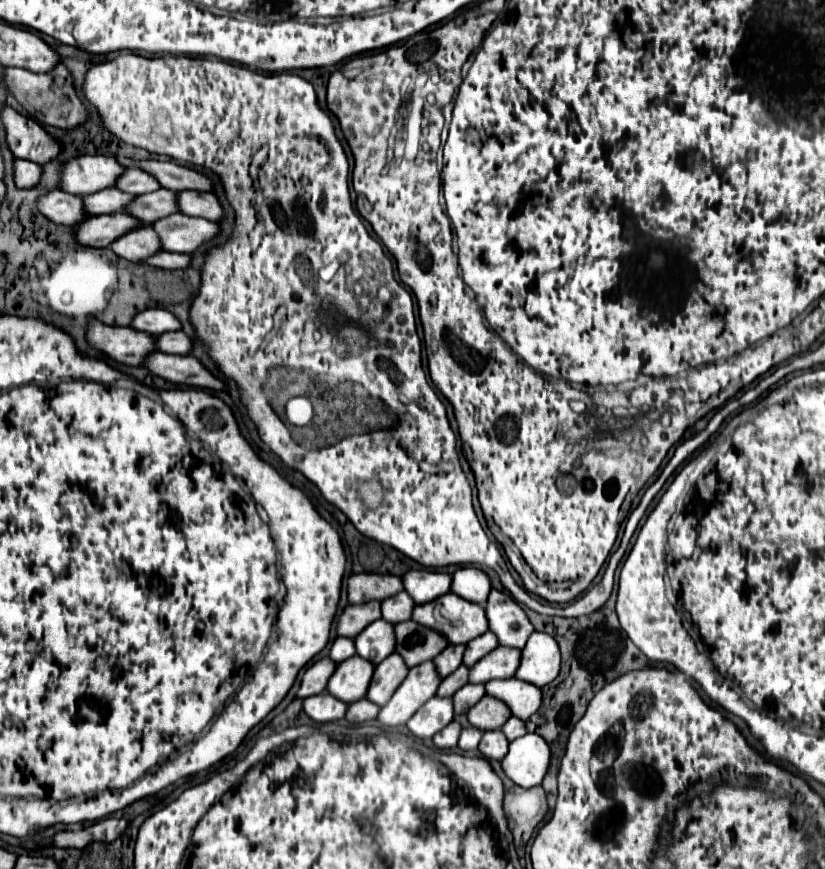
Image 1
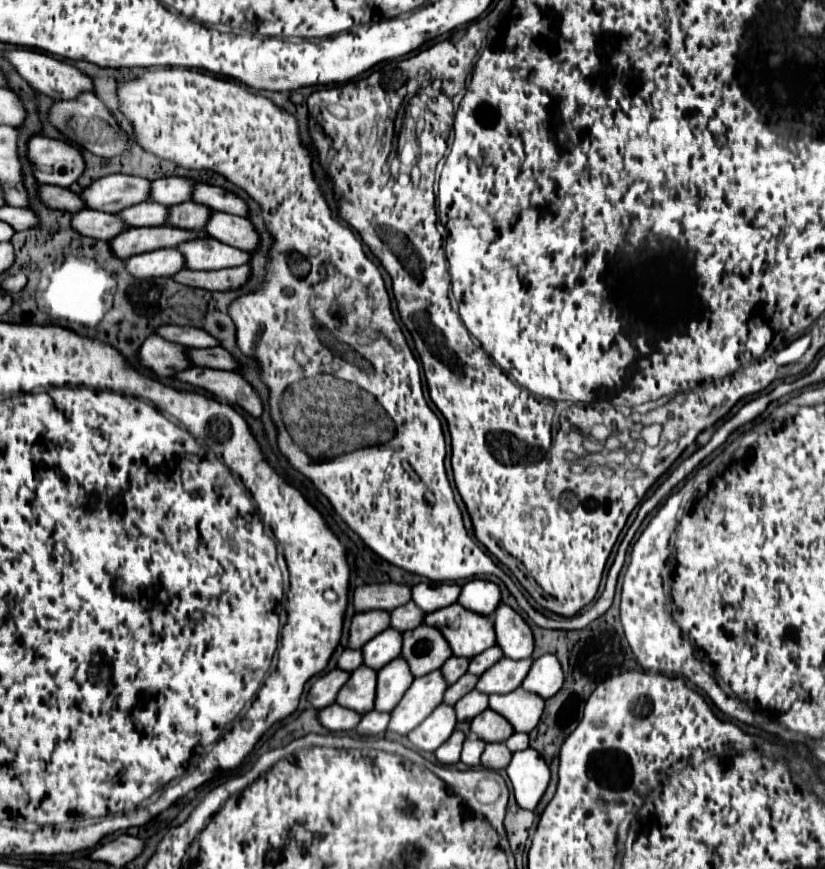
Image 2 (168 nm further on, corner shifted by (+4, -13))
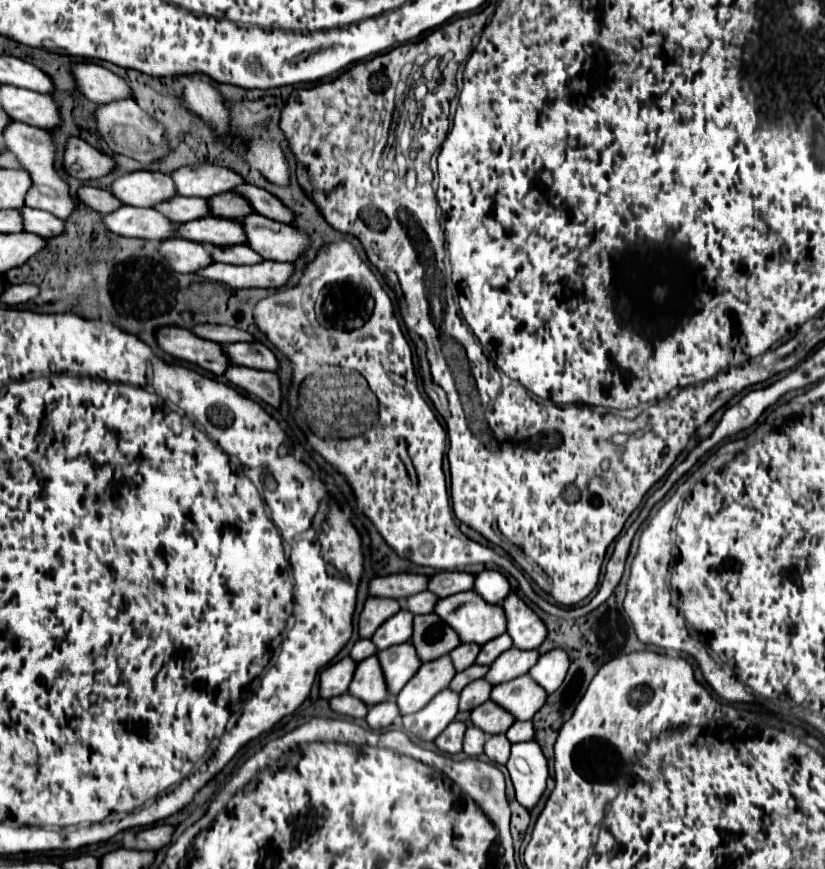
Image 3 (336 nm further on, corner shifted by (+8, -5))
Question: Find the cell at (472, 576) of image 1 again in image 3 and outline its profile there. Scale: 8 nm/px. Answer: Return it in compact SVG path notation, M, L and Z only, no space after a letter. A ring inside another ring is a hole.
M484 570L474 580L474 592L490 604L500 604L508 596L510 584L500 572Z

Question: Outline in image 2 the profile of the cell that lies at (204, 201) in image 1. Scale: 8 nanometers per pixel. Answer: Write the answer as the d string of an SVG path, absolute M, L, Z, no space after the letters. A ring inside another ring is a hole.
M214 212L212 218L206 224L206 232L234 248L240 248L244 252L254 252L260 246L260 236L254 230L252 222L242 216L232 216L226 212Z

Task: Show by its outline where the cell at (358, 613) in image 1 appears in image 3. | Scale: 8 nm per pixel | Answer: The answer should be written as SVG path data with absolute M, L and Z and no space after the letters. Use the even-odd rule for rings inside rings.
M368 598L358 618L358 636L372 638L374 630L380 624L384 624L390 616L394 616L398 610L400 604L392 598Z

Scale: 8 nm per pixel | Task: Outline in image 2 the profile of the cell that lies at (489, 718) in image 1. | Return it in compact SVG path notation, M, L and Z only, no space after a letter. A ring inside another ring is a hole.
M490 708L472 720L472 732L476 732L484 742L504 742L510 734L514 734L512 724L508 724L504 716Z

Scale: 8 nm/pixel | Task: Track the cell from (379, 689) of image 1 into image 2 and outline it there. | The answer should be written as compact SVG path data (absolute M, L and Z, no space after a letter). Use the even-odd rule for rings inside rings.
M402 656L394 658L390 664L378 670L378 688L376 688L376 710L392 712L394 706L402 700L404 692L410 688L414 676L408 670L408 664Z

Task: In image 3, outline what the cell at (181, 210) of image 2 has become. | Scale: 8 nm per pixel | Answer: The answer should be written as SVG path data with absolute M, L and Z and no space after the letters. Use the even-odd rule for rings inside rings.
M230 192L214 194L214 196L210 196L206 202L208 202L210 214L212 214L212 216L218 216L218 218L236 220L236 218L240 218L240 214L254 212L252 208L248 208L248 202L244 202L238 194L230 194Z

